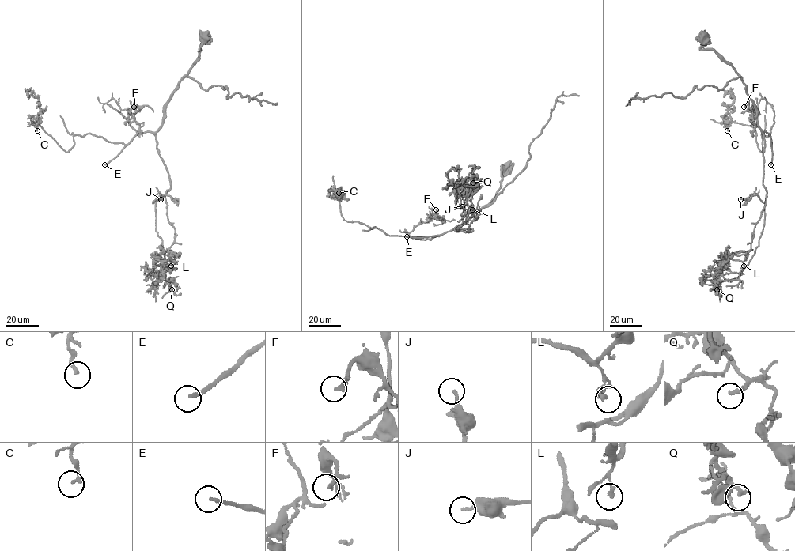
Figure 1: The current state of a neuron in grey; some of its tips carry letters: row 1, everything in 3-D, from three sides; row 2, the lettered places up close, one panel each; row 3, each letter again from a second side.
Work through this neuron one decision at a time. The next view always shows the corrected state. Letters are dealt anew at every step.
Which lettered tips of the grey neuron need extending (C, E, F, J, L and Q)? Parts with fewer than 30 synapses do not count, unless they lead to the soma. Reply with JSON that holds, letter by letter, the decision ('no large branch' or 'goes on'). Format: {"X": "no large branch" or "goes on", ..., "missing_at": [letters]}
{"C": "goes on", "E": "goes on", "F": "no large branch", "J": "no large branch", "L": "no large branch", "Q": "goes on", "missing_at": ["C", "E", "Q"]}

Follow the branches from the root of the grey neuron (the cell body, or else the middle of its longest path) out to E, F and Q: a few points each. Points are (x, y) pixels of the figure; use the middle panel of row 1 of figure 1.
E: (506, 168), (506, 171), (501, 166), (502, 180), (497, 194), (465, 223), (441, 235), (422, 238), (406, 236)
F: (506, 168), (501, 166), (497, 194), (465, 223), (430, 239), (410, 236), (415, 226), (437, 215), (436, 209)
Q: (506, 168), (501, 166), (497, 194), (457, 228), (472, 230), (458, 231), (468, 214), (463, 206), (473, 183)

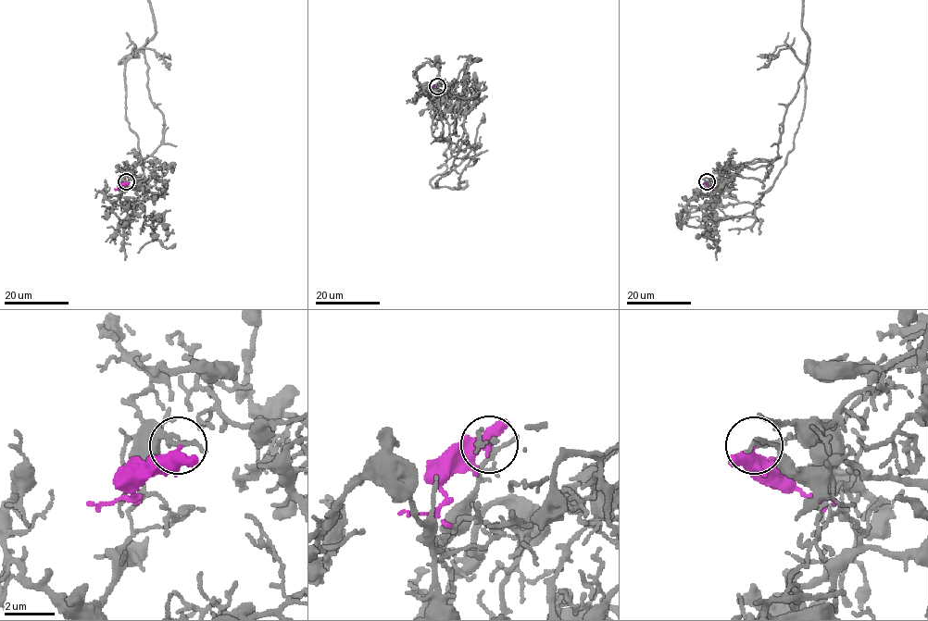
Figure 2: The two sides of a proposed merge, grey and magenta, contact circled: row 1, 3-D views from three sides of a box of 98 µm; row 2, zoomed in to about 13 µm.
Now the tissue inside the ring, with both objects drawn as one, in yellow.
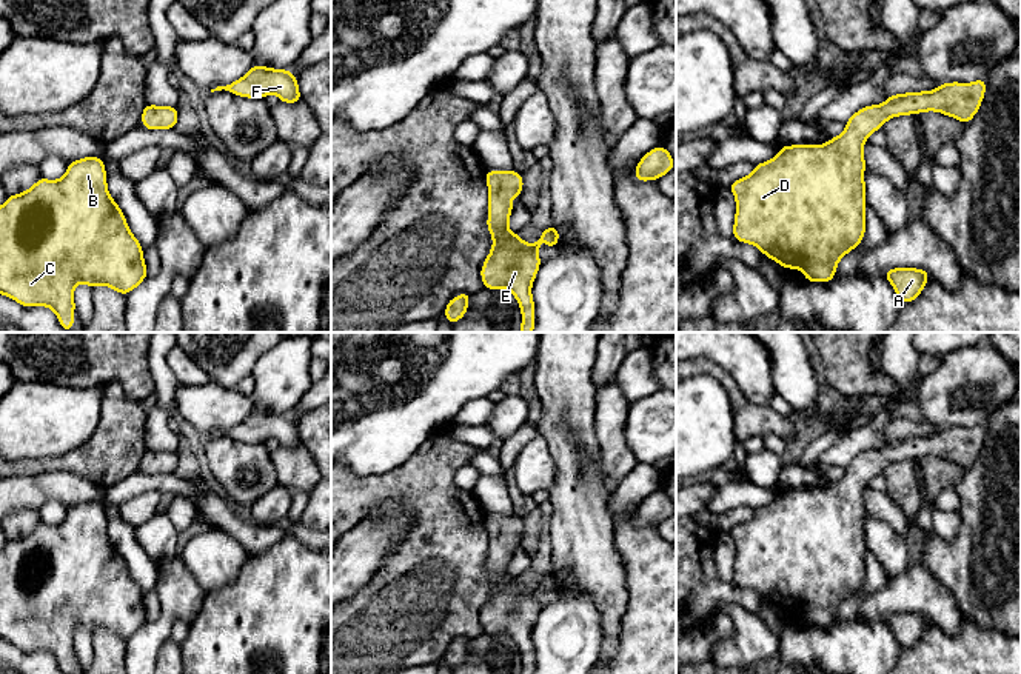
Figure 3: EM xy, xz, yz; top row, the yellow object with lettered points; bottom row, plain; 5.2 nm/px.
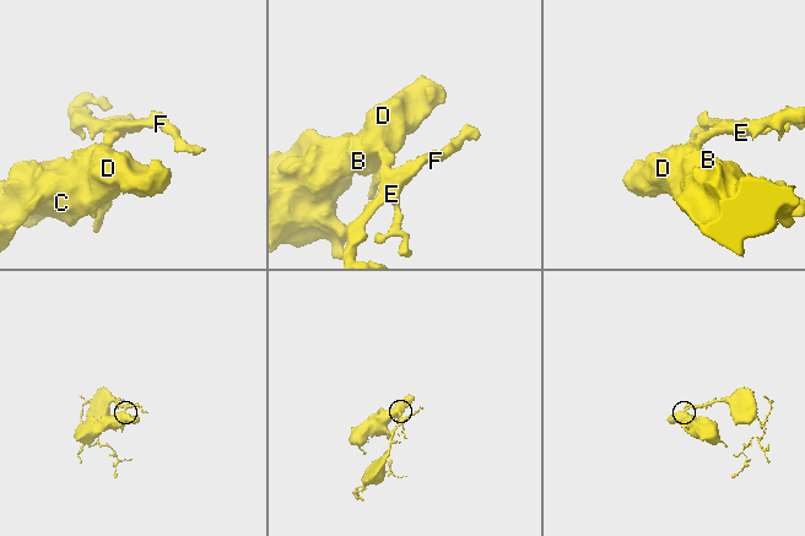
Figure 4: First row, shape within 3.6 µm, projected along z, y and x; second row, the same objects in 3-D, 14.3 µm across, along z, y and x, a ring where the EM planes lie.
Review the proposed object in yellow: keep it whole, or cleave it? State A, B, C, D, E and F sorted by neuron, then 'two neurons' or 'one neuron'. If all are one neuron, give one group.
groups A B C D E F; one neuron

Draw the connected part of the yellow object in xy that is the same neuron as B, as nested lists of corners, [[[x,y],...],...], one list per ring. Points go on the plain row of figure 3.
[[[83,502],[71,506],[62,523],[40,522],[25,537],[8,540],[0,551],[0,639],[25,652],[51,652],[63,674],[74,674],[74,634],[77,628],[86,628],[89,634],[105,629],[126,640],[146,622],[143,592],[131,577],[123,556],[108,537],[102,502]]]

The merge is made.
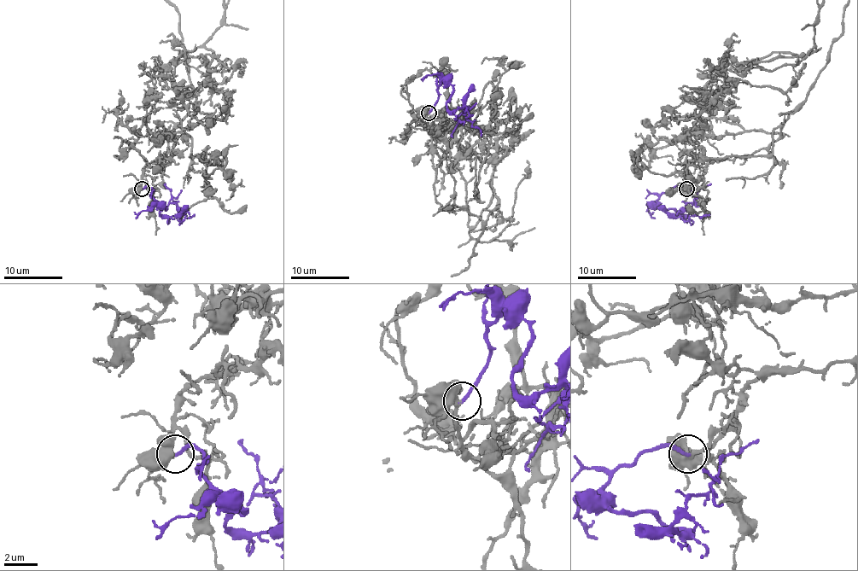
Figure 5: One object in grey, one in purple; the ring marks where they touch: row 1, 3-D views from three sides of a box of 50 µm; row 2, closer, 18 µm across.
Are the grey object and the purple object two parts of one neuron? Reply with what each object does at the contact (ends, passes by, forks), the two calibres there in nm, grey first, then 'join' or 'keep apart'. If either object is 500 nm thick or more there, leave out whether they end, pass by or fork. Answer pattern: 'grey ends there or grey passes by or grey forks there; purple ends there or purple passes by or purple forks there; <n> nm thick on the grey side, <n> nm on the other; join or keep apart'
grey passes by; purple ends there; 360 nm thick on the grey side, 200 nm on the other; join

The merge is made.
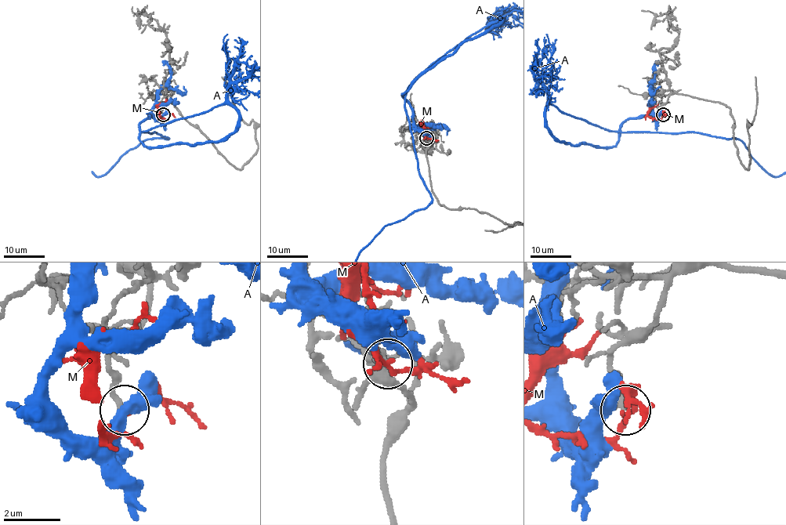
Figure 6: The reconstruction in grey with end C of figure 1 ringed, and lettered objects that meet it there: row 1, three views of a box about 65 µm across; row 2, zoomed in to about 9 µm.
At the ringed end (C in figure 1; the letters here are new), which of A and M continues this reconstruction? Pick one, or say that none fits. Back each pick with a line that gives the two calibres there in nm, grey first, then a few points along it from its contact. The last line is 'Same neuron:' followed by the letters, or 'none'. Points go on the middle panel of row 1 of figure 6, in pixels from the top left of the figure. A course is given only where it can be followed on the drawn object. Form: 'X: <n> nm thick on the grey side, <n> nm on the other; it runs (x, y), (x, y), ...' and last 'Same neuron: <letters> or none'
Same neuron: none

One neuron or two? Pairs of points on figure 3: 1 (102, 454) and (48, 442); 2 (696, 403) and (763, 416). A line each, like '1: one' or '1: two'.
1: two
2: two

